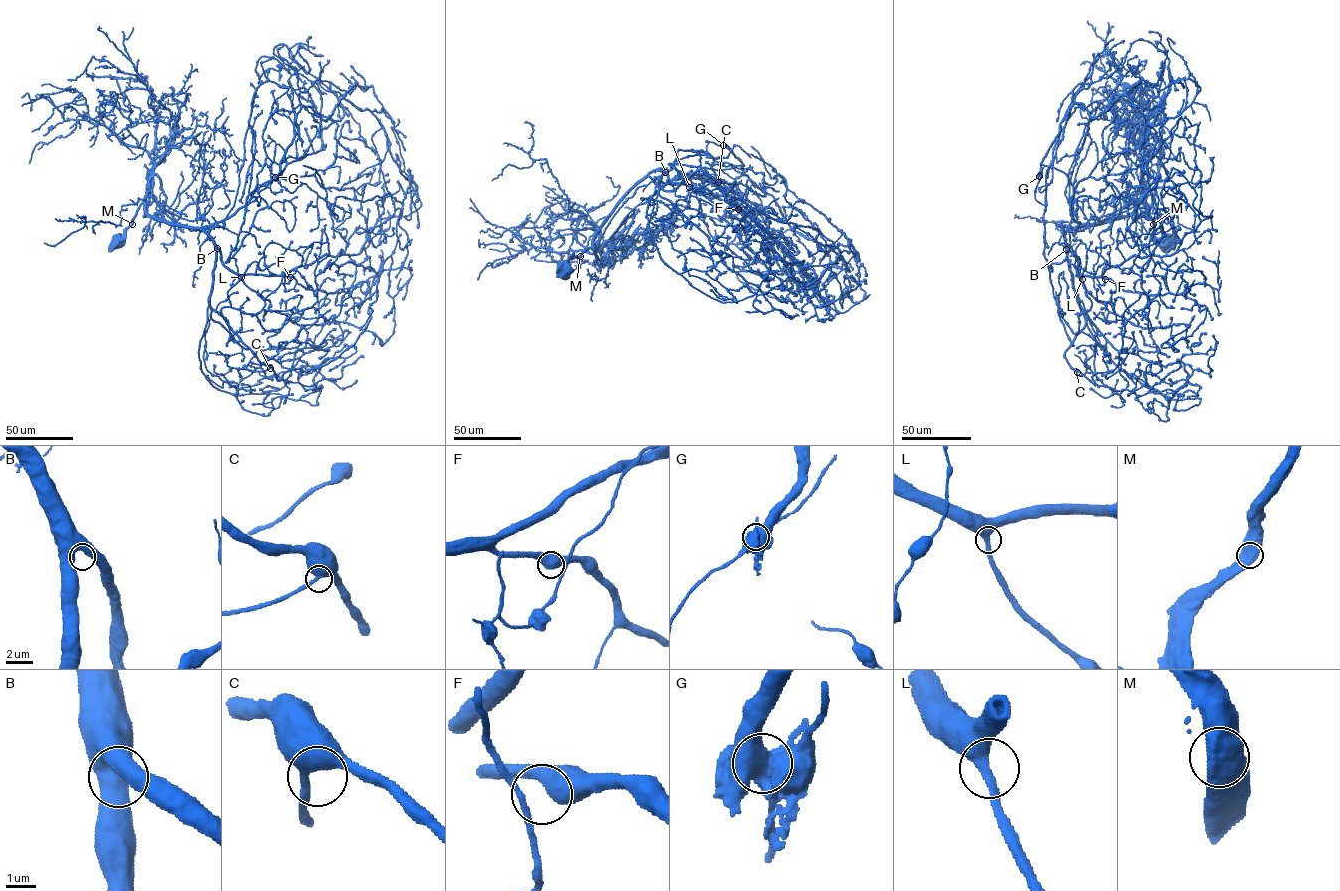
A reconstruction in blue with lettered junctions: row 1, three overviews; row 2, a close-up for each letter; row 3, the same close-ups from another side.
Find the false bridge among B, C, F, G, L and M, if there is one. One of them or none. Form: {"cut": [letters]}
{"cut": ["G"]}

